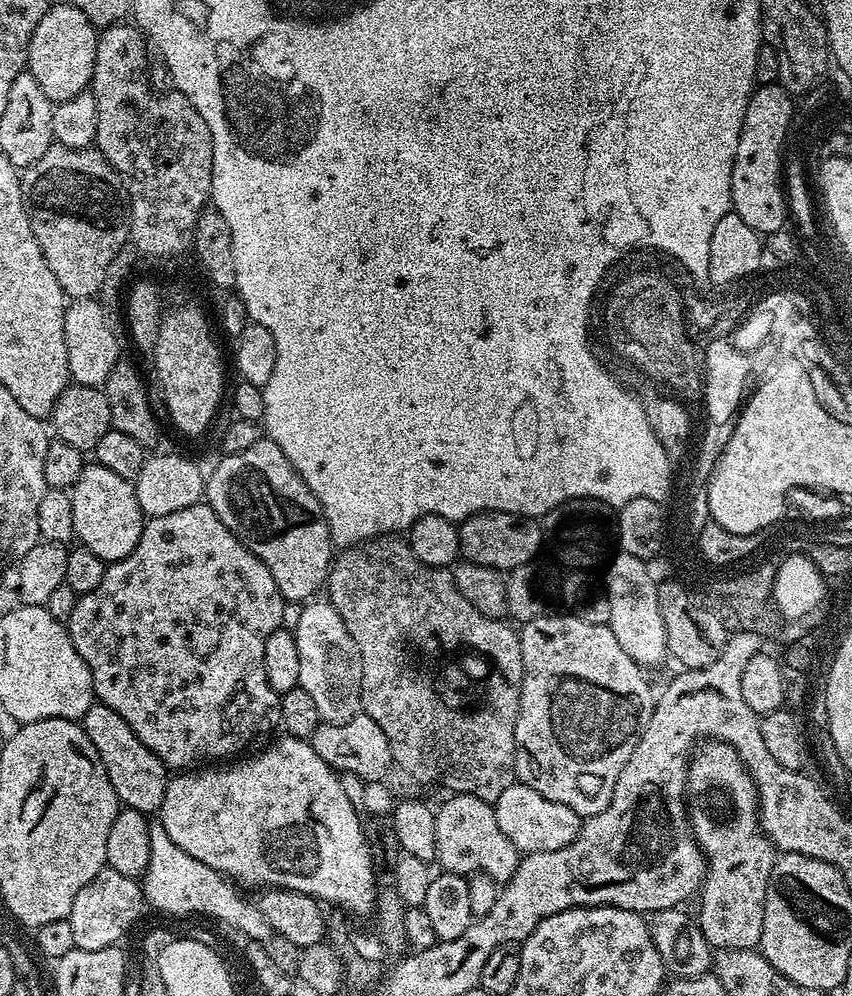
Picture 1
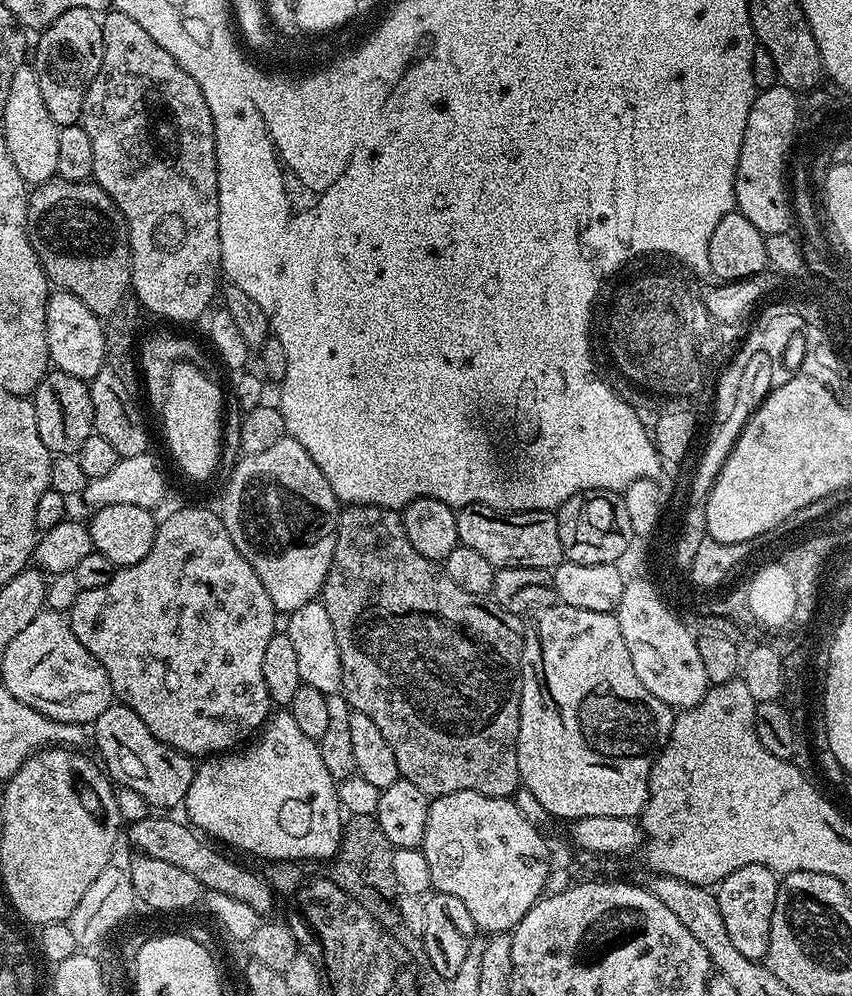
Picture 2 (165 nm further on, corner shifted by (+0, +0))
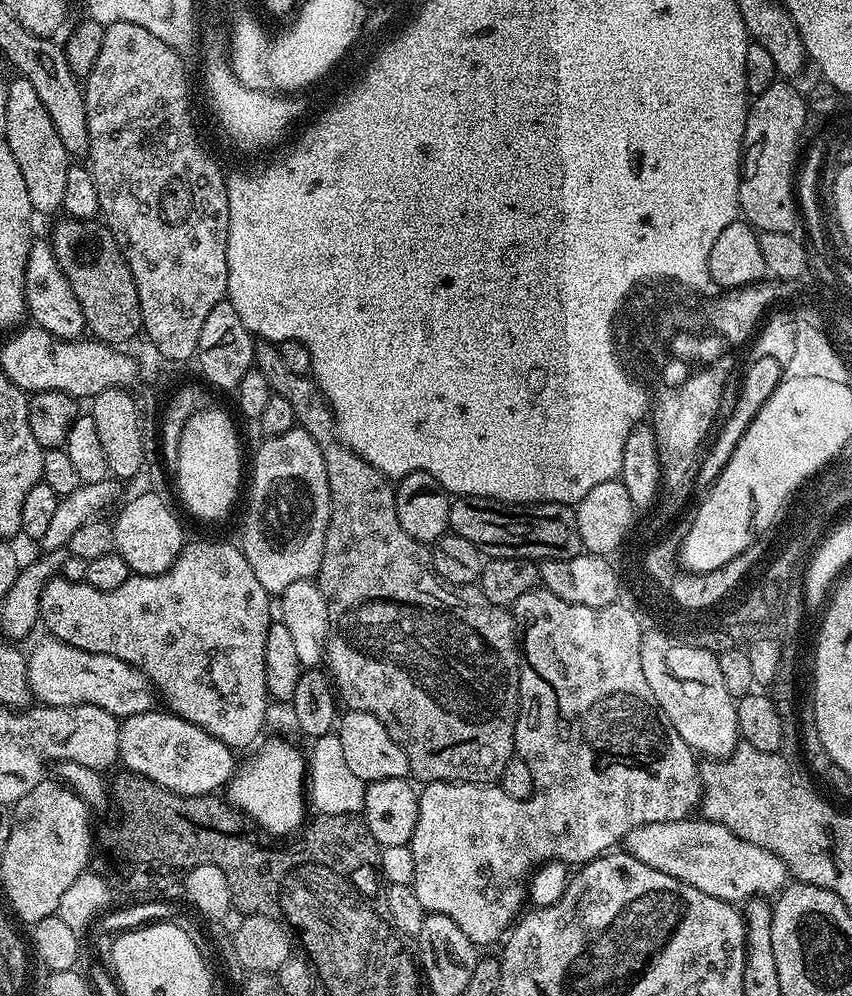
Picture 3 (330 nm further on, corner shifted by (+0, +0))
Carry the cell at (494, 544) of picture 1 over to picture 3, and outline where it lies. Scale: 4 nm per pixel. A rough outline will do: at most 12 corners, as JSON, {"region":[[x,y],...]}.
{"region":[[457,496],[448,527],[488,558],[582,551],[571,504]]}

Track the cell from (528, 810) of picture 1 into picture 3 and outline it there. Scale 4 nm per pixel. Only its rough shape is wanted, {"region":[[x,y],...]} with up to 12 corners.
{"region":[[703,818],[643,824],[638,862],[719,900],[789,883],[770,850]]}

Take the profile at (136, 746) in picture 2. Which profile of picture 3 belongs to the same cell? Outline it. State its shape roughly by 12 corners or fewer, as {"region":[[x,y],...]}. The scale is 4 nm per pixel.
{"region":[[167,710],[120,720],[119,763],[183,796],[219,793],[237,753]]}

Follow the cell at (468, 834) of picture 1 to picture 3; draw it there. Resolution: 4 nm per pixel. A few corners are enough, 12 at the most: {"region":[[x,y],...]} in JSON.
{"region":[[510,605],[527,800],[423,785],[412,884],[477,946],[532,873],[698,808],[606,612]]}

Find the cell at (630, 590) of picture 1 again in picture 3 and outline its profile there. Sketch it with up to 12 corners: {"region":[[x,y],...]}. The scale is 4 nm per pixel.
{"region":[[650,638],[646,674],[695,753],[740,742],[715,651]]}

